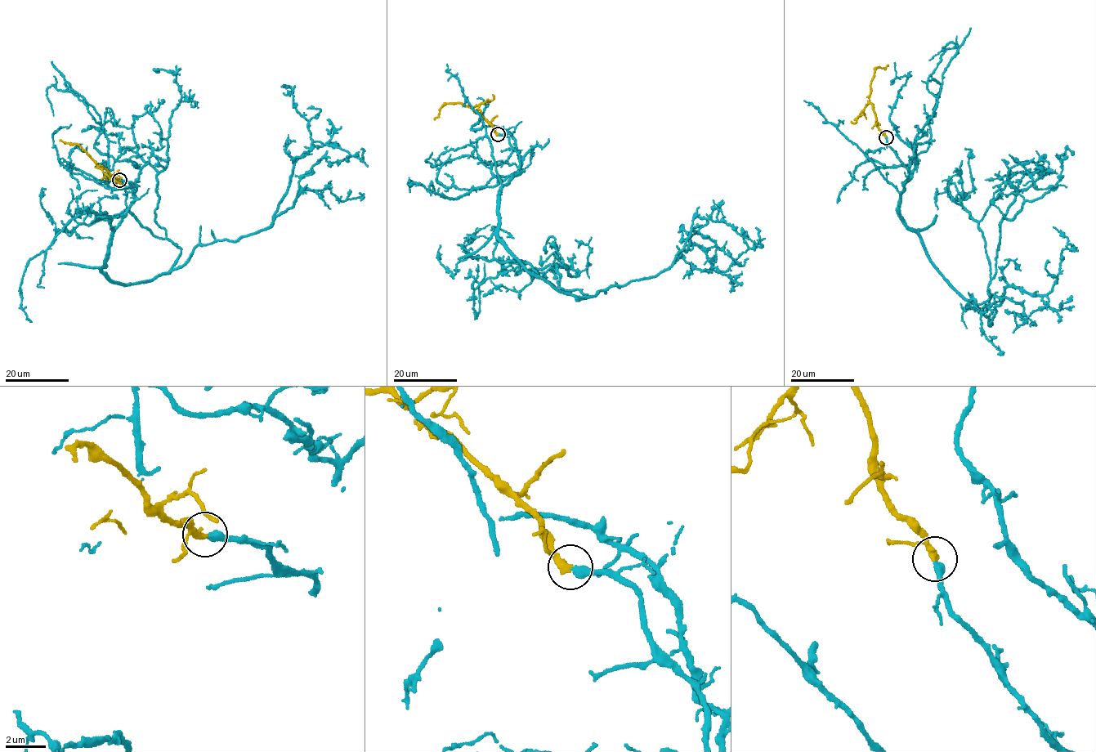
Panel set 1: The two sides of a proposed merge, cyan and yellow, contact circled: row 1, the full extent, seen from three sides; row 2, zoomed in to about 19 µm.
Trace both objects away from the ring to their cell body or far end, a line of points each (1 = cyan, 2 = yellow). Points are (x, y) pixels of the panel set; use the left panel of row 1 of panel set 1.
1: (119, 180), (136, 187), (102, 269), (111, 281), (153, 279), (196, 246), (270, 226), (311, 139), (282, 87)
2: (119, 180), (97, 165), (78, 145), (60, 140)

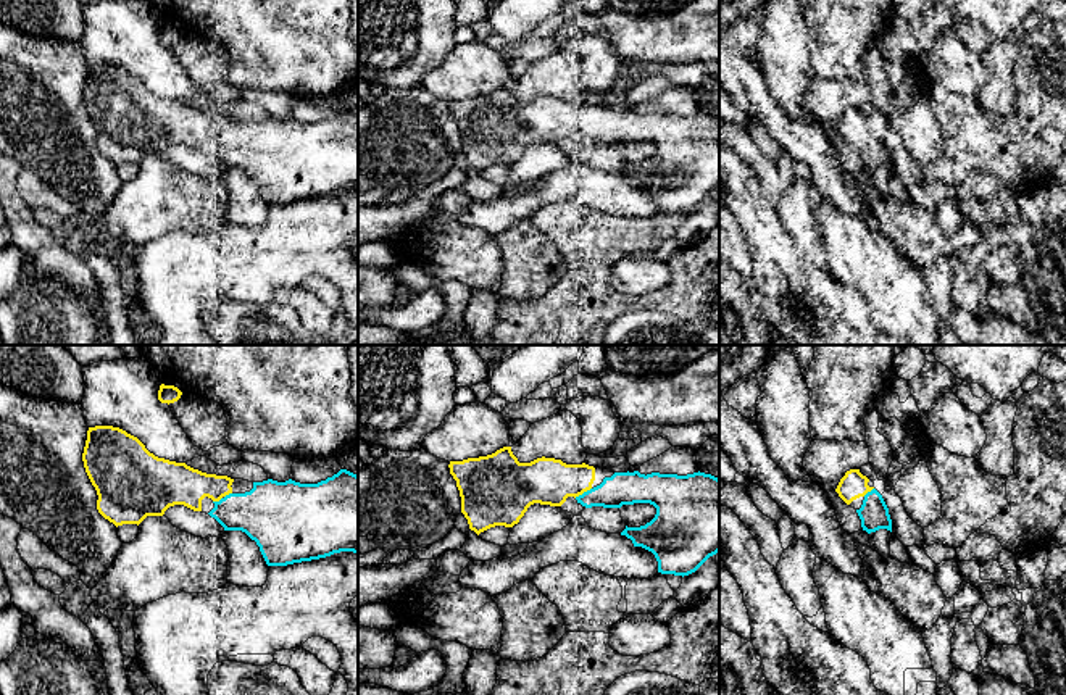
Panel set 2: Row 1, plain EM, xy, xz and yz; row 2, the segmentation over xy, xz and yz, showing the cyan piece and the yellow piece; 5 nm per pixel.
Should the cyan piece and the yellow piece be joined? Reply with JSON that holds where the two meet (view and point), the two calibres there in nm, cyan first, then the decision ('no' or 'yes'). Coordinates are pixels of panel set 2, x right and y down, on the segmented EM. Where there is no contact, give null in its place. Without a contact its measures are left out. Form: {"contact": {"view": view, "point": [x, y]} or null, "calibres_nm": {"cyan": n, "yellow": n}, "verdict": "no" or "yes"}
{"contact": {"view": "xz", "point": [584, 492]}, "calibres_nm": {"cyan": 160, "yellow": 240}, "verdict": "yes"}

